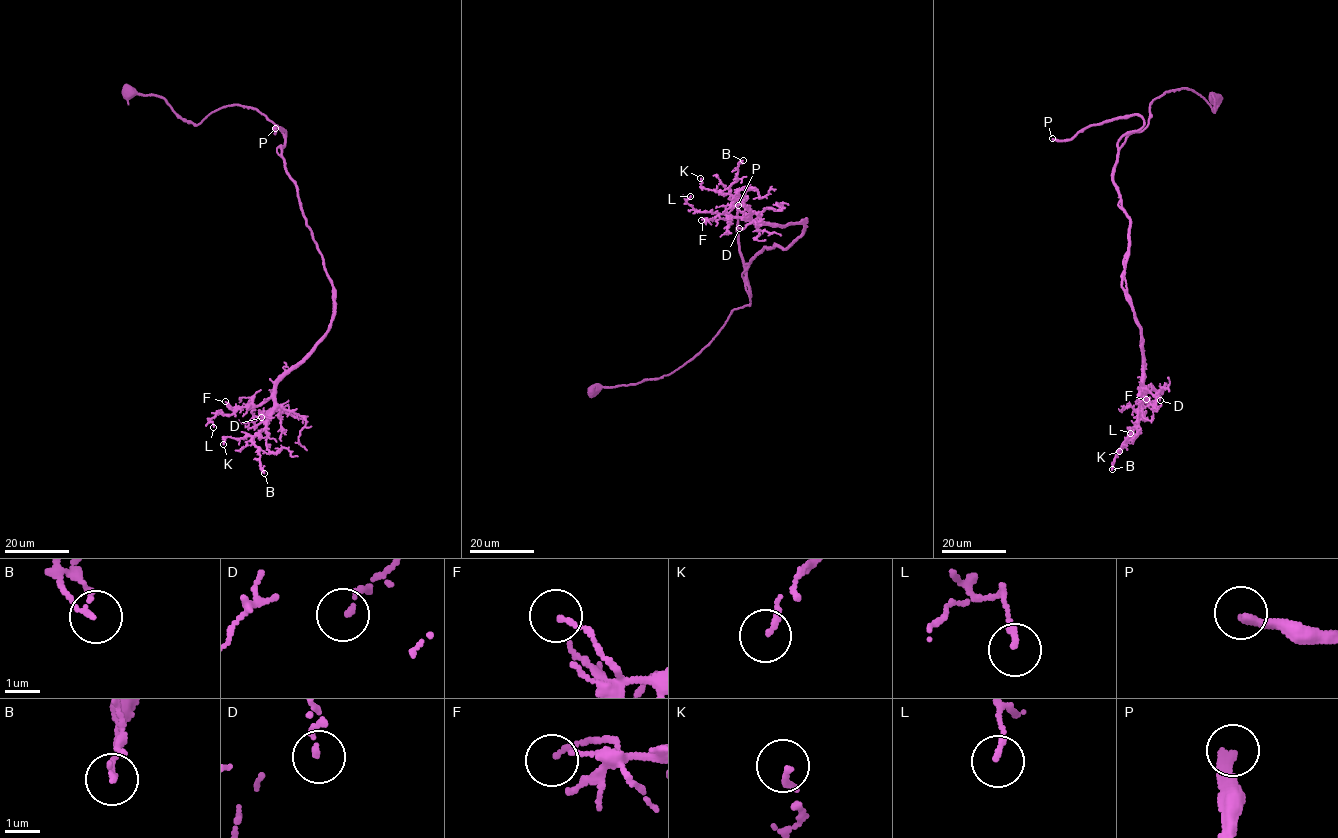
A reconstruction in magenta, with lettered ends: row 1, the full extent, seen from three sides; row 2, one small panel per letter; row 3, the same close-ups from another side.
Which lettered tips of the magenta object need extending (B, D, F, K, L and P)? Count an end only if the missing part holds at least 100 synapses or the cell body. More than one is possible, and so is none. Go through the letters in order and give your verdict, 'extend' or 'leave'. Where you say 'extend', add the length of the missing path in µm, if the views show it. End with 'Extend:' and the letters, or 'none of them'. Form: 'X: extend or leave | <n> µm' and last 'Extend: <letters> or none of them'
B: leave
D: leave
F: leave
K: leave
L: leave
P: extend | 100 µm
Extend: P

